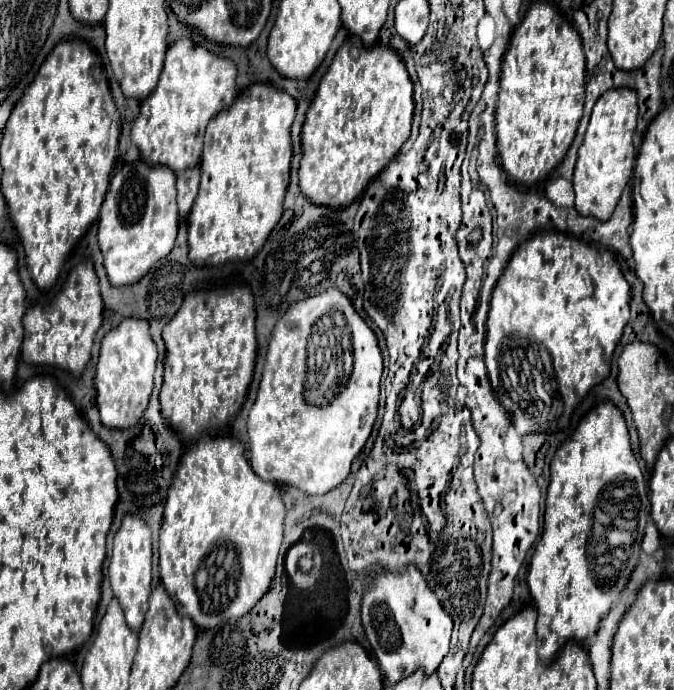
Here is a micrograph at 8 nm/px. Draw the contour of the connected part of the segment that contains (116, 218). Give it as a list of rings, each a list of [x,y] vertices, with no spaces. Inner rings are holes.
[[[143,161],[123,165],[111,179],[99,215],[99,247],[111,285],[129,285],[149,273],[149,269],[169,255],[177,237],[175,173],[165,167],[149,167]]]

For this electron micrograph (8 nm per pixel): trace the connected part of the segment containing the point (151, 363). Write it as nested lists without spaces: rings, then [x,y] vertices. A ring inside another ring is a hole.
[[[125,319],[125,323],[121,323],[103,337],[95,375],[95,389],[97,389],[95,401],[101,413],[101,423],[105,427],[129,429],[141,419],[153,389],[155,361],[157,361],[157,347],[149,335],[149,325],[141,319]]]

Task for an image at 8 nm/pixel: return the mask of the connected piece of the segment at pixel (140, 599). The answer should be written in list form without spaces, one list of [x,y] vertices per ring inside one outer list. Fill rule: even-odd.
[[[129,515],[123,519],[115,541],[113,541],[113,557],[109,565],[109,579],[111,579],[111,589],[115,593],[115,599],[121,603],[125,611],[127,625],[133,631],[139,631],[145,619],[145,611],[149,605],[149,595],[151,595],[151,531],[137,519],[137,515]]]

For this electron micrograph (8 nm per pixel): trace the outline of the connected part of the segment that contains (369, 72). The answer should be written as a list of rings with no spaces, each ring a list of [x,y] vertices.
[[[349,37],[337,51],[329,71],[323,75],[317,95],[311,101],[301,133],[303,157],[299,169],[299,187],[313,205],[349,207],[365,187],[387,167],[387,163],[401,151],[411,135],[413,119],[413,83],[397,51],[373,45],[365,47],[357,37]]]

